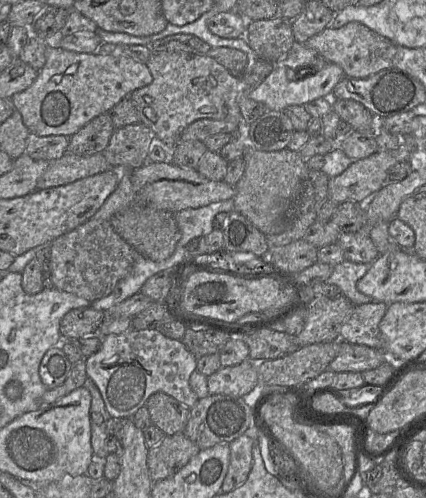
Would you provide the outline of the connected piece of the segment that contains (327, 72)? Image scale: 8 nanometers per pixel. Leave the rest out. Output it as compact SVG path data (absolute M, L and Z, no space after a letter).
M328 62L318 71L302 70L302 68L294 70L285 65L275 65L264 81L250 91L250 97L257 102L263 103L268 110L283 111L286 107L292 105L306 106L306 104L318 98L332 99L334 87L345 77L343 69L331 62Z

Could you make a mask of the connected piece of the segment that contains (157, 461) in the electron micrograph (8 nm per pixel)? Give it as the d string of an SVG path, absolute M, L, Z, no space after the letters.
M184 433L166 435L157 446L148 451L150 478L157 482L173 476L199 451L199 447Z

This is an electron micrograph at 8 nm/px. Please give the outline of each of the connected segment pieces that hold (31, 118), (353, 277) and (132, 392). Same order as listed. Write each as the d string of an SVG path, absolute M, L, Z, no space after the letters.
M47 41L47 59L35 81L11 97L30 133L71 137L95 117L108 113L122 99L149 85L152 74L146 63L127 56L77 53Z
M344 260L333 267L333 271L326 282L338 286L342 295L354 306L373 302L371 297L357 289L358 281L366 274L370 265Z
M131 328L121 334L104 336L100 349L86 358L86 373L97 386L110 417L132 419L132 416L145 406L149 397L156 392L166 393L191 409L198 401L196 393L189 384L190 375L196 369L196 361L197 359L187 350L181 340L170 339L156 329Z

